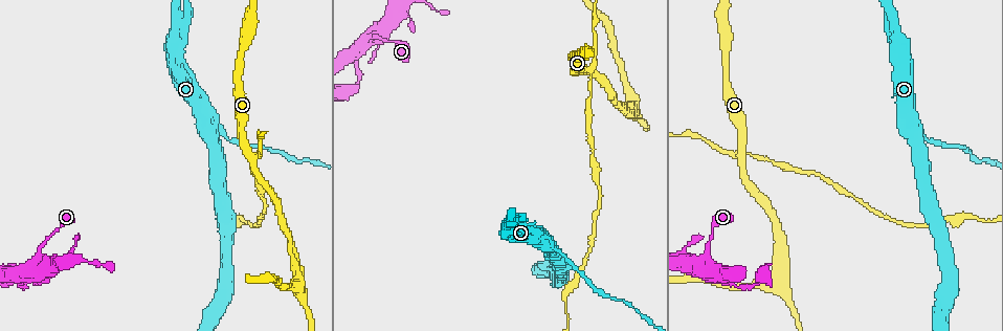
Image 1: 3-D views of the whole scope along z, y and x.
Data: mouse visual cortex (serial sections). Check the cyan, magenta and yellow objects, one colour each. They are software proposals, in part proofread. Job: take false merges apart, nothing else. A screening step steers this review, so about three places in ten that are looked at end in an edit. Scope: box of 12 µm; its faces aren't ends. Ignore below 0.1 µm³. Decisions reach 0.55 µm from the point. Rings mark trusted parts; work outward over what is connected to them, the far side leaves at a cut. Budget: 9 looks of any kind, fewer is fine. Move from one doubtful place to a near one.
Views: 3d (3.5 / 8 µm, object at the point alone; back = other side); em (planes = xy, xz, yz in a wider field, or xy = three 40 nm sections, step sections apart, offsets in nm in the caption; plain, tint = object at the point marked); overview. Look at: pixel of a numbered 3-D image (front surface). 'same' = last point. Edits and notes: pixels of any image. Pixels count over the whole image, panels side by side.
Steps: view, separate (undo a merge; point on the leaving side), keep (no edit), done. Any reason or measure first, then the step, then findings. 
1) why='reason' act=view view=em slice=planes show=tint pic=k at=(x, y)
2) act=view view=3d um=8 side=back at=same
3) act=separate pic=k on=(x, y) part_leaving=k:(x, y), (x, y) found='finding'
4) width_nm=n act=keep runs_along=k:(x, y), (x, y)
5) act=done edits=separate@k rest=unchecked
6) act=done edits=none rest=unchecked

why='four arms meet' act=view view=3d um=3.5 pic=1 at=(251, 156)

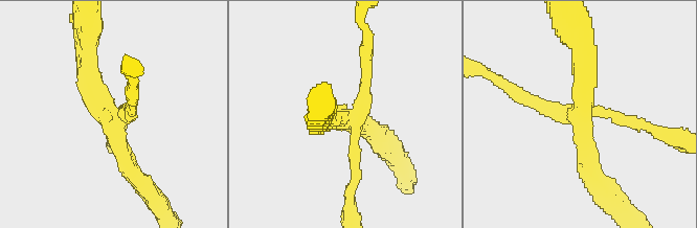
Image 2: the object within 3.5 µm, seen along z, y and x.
arms=4 arm_widths_nm=200,200,250,300 act=view view=em slice=xy step=5 show=tint pic=2 at=(111, 117)

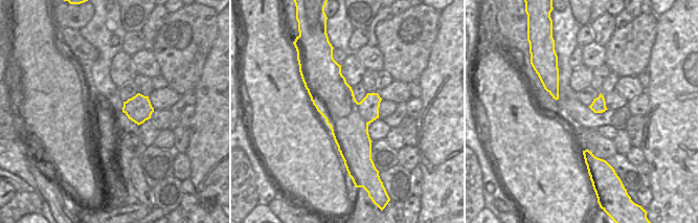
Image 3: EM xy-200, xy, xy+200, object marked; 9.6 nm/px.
width_nm=400 act=separate pic=2 on=(627, 118) part_leaving=2:(593, 111), (647, 124), (681, 140) found='a second cell is stuck on'

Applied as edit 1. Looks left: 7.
why='arms part here' act=view view=3d um=8 side=back pic=1 at=(174, 29)

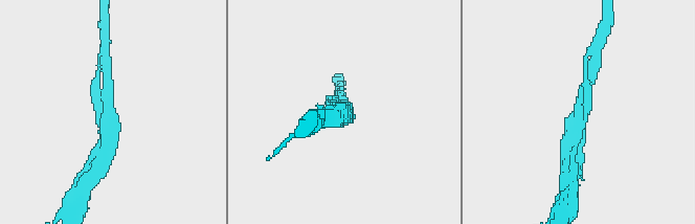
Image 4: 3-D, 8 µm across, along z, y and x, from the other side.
act=view view=3d um=3.5 pic=4 at=(107, 109)

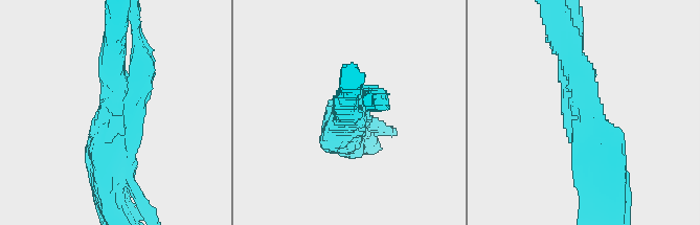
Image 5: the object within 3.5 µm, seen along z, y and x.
act=view view=em slice=xy step=3 show=tint pic=5 at=(583, 110)

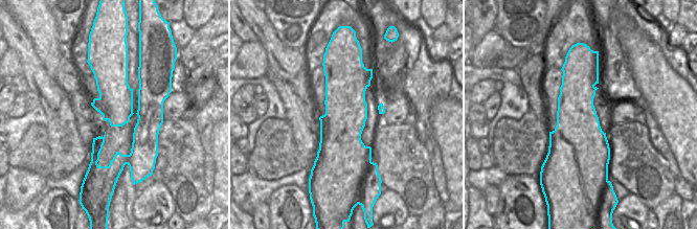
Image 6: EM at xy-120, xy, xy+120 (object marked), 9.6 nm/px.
act=keep runs_along=5:(608, 173), (565, 42) found='all the same cell'

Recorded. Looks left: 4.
why='arms part here' act=view view=3d um=3.5 side=back pic=1 at=(919, 131)

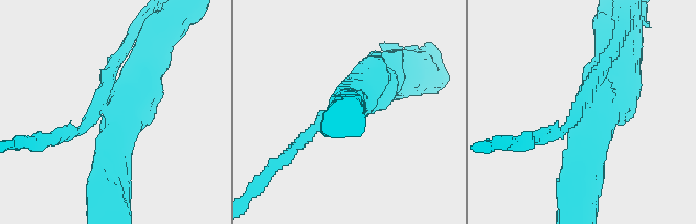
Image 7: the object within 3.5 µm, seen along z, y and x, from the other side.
arms=3 arm_widths_nm=150,500,600 why='now the EM' act=view view=em slice=xy step=1 show=tint pic=7 at=(582, 110)

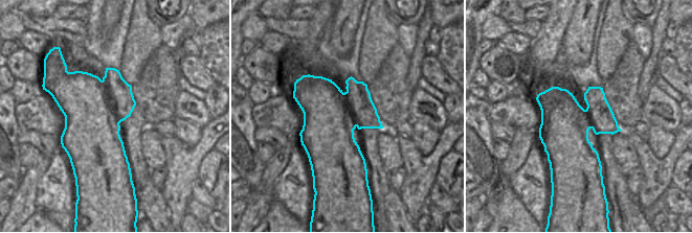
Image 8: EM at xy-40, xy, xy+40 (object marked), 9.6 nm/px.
act=keep runs_along=7:(148, 64), (109, 157), (109, 186) found='all the same cell'

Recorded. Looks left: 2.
act=done edits=separate@2 rest=unchecked

